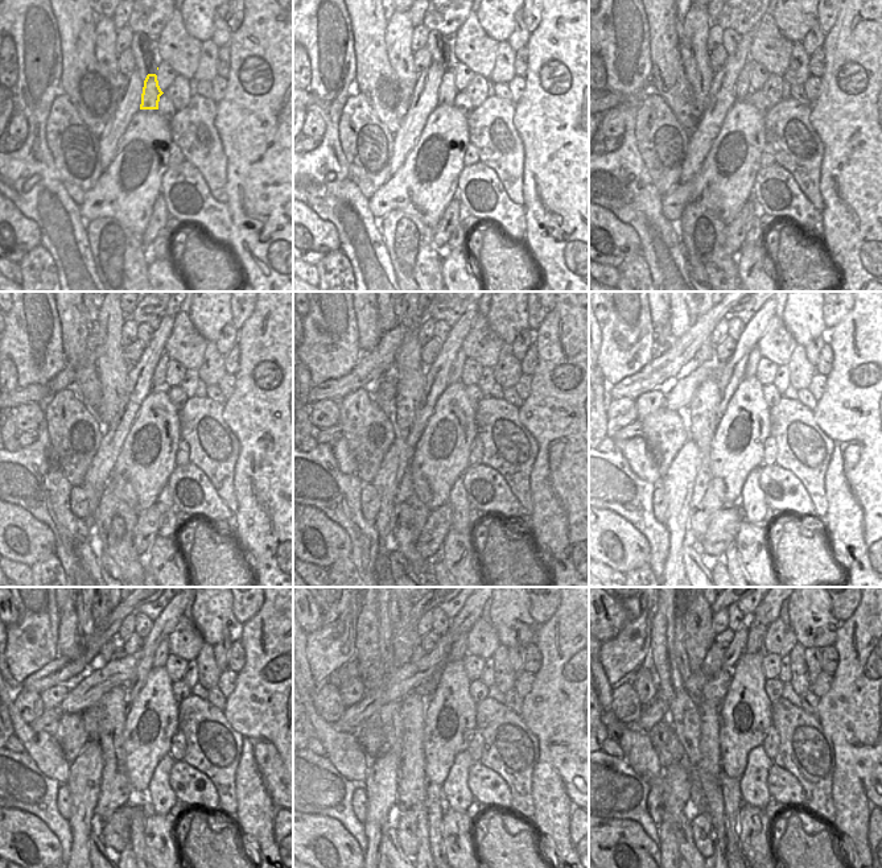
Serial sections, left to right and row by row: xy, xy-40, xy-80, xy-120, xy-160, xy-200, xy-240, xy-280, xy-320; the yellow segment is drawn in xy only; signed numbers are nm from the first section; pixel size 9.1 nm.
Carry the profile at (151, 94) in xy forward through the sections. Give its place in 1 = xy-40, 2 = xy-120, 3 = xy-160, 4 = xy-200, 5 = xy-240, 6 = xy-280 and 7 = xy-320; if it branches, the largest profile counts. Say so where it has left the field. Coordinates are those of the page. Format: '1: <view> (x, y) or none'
1: xy-40 (446, 91)
2: xy-120 (159, 376)
3: xy-160 (457, 368)
4: xy-200 (750, 370)
5: xy-240 (163, 652)
6: xy-280 (458, 649)
7: xy-320 (757, 631)

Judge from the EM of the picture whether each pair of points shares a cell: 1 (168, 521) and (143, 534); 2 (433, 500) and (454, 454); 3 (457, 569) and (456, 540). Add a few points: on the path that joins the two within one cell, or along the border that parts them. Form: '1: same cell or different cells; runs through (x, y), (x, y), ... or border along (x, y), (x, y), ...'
1: different cells; border along (157, 500), (165, 509), (160, 516), (156, 534)
2: same cell; runs through (435, 488), (435, 474), (442, 466)
3: same cell; runs through (453, 562), (456, 559), (456, 548)

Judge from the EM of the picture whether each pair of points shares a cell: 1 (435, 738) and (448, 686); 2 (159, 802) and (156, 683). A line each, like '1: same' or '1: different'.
1: same
2: different

